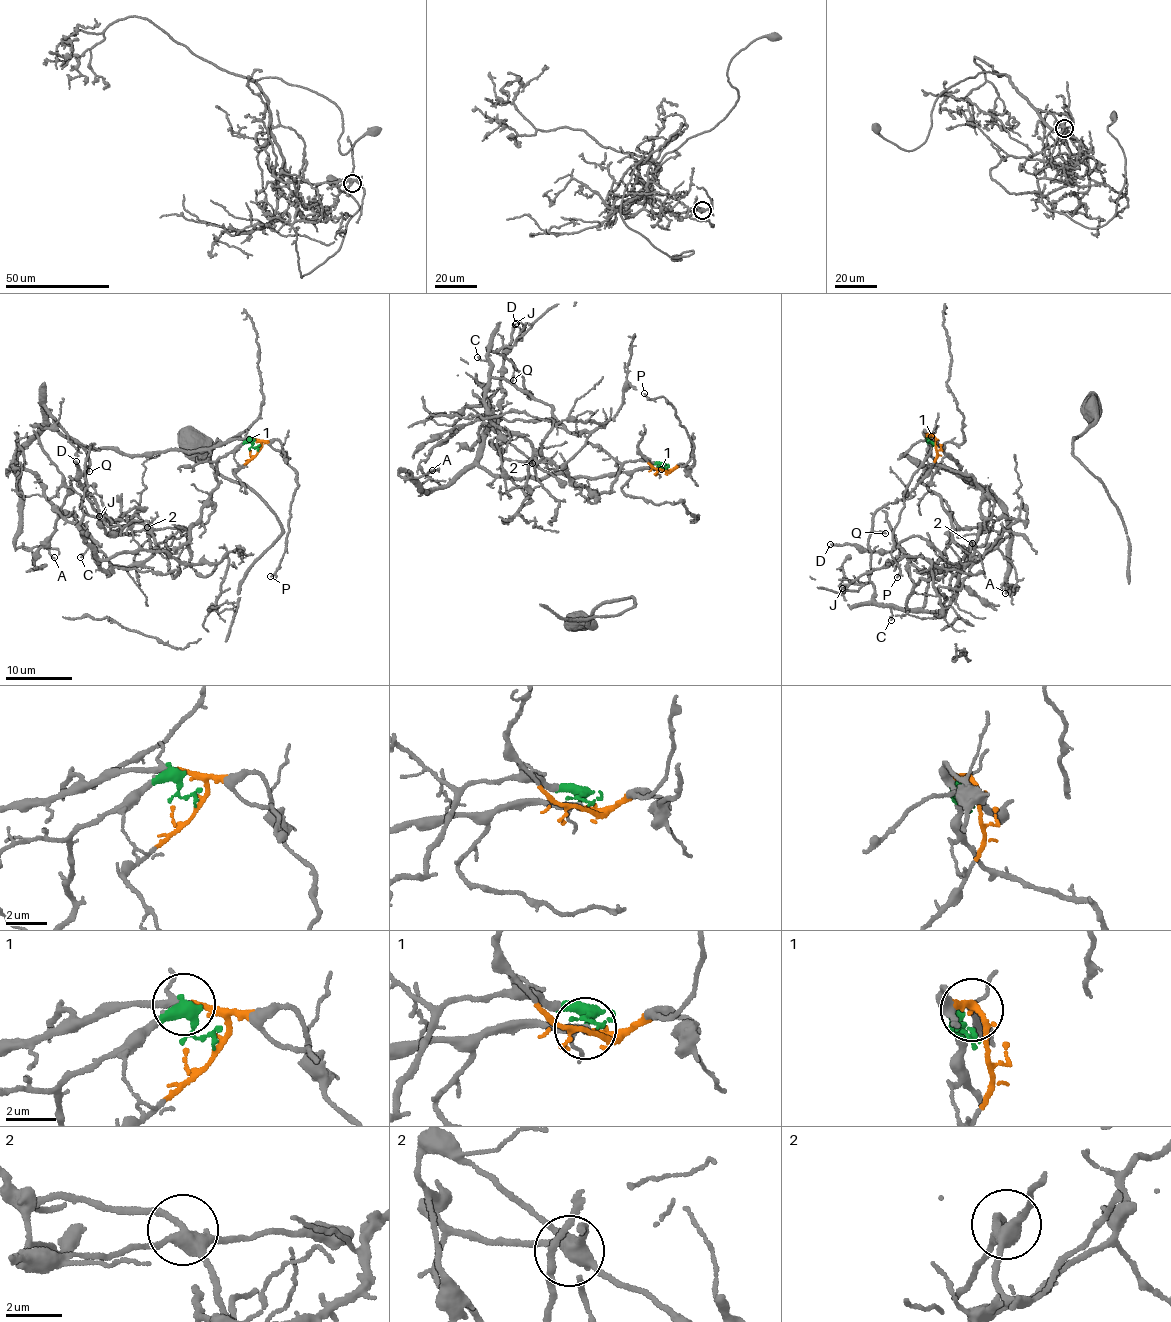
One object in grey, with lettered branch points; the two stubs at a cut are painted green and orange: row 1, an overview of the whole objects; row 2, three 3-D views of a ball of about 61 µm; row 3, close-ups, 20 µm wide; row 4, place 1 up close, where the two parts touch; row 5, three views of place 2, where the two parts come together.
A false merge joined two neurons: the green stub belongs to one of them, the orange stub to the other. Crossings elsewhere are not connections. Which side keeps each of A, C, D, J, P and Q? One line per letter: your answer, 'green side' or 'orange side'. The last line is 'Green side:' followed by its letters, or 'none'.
A: orange side
C: green side
D: green side
J: green side
P: orange side
Q: green side
Green side: C, D, J, Q

